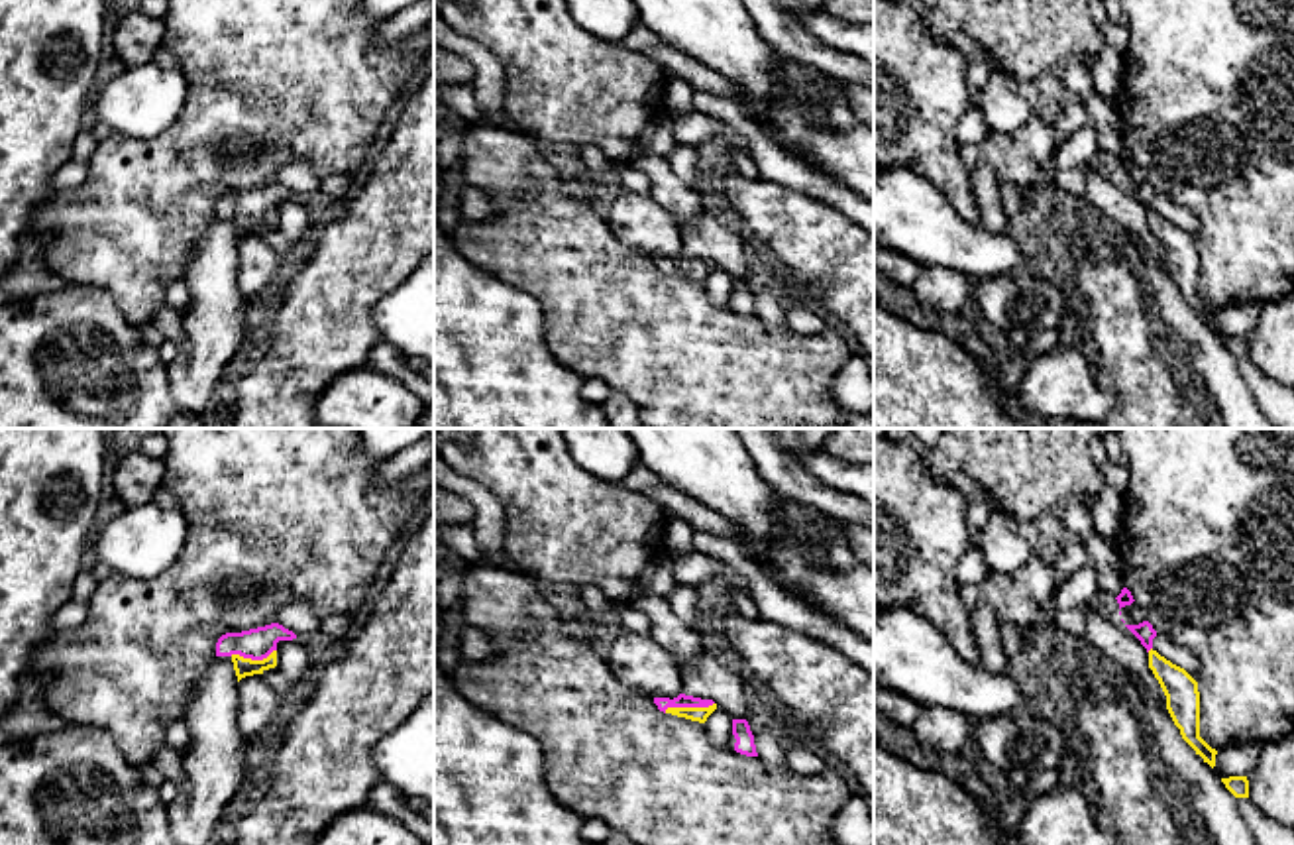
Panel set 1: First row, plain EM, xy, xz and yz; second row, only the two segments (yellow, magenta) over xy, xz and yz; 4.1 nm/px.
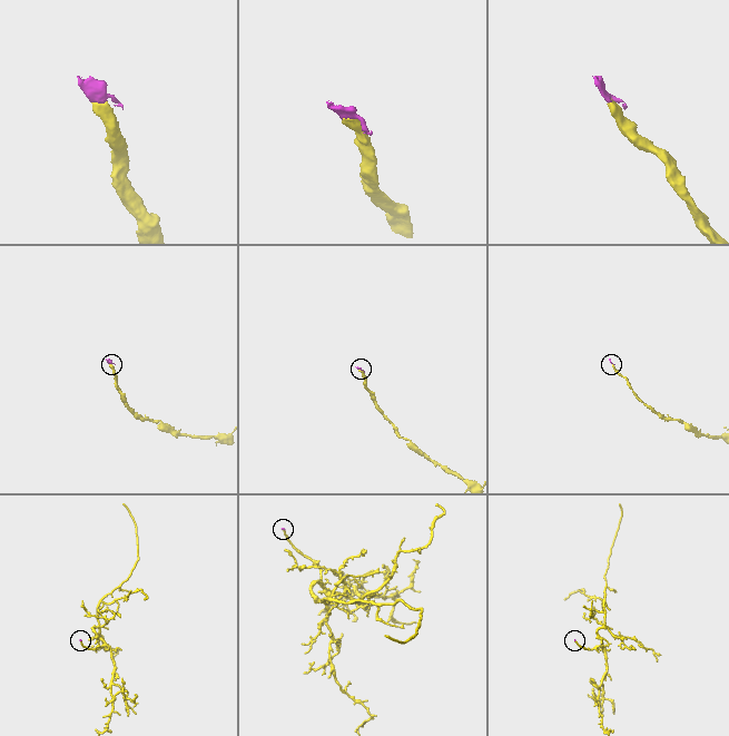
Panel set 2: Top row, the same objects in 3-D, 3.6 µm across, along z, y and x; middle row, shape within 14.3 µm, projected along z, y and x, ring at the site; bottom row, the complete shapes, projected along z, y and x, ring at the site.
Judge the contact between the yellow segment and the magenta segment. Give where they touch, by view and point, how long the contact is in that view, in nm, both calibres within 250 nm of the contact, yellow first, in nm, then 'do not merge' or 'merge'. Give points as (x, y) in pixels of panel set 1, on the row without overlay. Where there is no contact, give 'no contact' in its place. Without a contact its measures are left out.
contact xz (688, 268); length 220 nm; calibres 60 and 60 nm; merge

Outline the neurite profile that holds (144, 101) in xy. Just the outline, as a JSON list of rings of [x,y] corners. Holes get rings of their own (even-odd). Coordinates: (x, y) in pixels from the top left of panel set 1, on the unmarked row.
[[[149,61],[126,67],[102,88],[96,116],[120,136],[149,140],[179,118],[187,96],[189,81],[179,67],[161,69]]]

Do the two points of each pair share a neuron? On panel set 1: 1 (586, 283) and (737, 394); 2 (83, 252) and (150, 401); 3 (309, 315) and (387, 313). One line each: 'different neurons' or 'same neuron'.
1: same neuron
2: different neurons
3: different neurons

